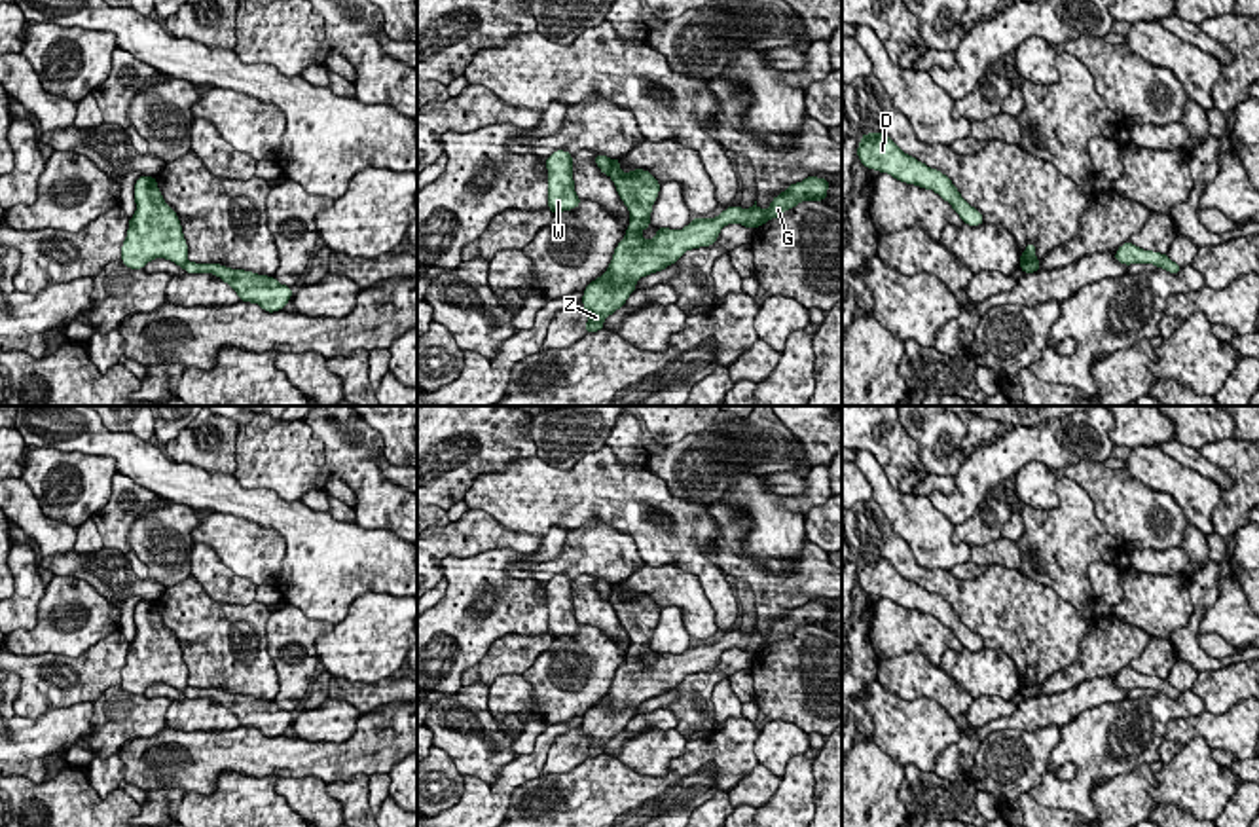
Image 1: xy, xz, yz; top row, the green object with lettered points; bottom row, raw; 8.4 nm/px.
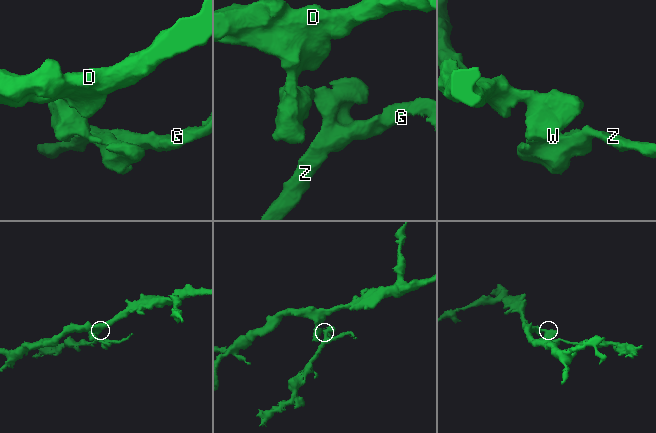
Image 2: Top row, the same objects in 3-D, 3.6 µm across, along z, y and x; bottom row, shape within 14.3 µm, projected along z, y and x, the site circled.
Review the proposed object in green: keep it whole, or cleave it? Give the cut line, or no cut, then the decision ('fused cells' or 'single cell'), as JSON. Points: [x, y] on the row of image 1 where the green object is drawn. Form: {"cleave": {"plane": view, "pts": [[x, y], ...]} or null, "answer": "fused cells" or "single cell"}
{"cleave": {"plane": "xz", "pts": [[613, 160], [607, 173]]}, "answer": "fused cells"}

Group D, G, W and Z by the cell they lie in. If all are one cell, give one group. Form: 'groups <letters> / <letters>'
groups D W / G Z

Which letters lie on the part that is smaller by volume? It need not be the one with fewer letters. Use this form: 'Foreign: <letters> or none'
Foreign: G, Z

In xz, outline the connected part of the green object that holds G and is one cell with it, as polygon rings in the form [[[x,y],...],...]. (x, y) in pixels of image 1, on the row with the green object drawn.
[[[620,157],[612,159],[609,176],[630,211],[630,226],[616,245],[607,271],[584,288],[586,334],[603,330],[605,319],[626,303],[630,294],[637,290],[635,285],[641,277],[673,266],[686,250],[711,247],[719,239],[722,226],[736,222],[755,230],[781,216],[787,209],[794,209],[800,201],[823,201],[829,197],[829,180],[812,175],[802,182],[789,184],[785,192],[772,199],[768,211],[762,211],[757,201],[751,209],[734,205],[715,218],[692,218],[683,230],[656,228],[654,239],[643,239],[641,231],[650,228],[650,212],[660,193],[660,182],[650,171],[633,169],[622,173]]]

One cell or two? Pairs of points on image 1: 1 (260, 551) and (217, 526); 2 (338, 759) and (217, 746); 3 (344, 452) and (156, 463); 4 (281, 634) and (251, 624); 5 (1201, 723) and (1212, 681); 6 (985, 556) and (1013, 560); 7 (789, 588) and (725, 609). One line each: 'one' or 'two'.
1: one
2: one
3: two
4: two
5: two
6: one
7: two

